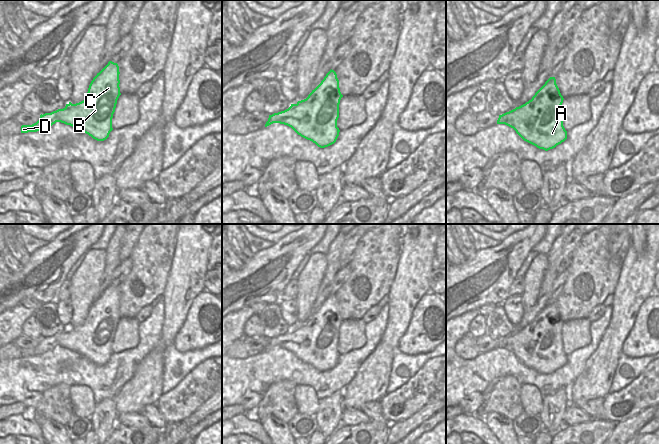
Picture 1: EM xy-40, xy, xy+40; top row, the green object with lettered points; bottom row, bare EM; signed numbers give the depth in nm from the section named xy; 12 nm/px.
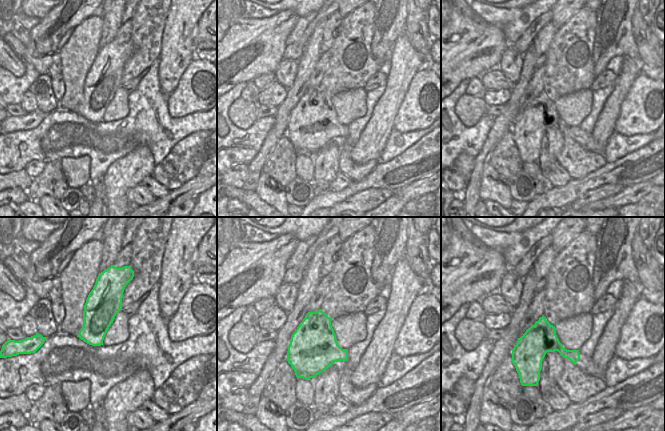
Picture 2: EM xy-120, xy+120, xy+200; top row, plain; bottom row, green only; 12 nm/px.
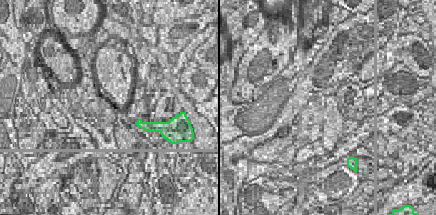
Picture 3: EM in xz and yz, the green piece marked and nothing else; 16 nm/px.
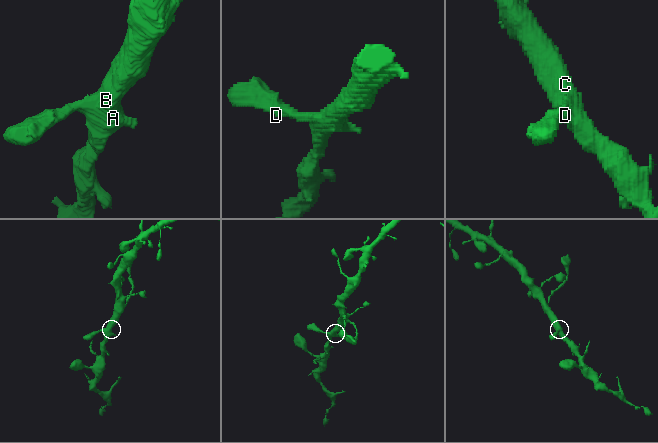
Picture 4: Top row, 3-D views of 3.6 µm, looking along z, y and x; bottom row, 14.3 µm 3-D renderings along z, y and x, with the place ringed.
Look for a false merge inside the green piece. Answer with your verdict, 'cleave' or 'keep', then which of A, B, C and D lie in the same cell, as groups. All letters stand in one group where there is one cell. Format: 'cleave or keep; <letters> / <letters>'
keep; A B C D

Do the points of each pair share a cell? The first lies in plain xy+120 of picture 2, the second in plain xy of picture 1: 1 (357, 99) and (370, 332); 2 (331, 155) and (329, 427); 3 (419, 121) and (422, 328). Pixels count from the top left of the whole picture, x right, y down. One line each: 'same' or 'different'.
1: different
2: same
3: same

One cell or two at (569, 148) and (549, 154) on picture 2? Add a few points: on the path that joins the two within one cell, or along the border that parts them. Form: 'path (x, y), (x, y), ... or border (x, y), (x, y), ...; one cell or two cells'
border (563, 134), (563, 148), (555, 160); two cells

